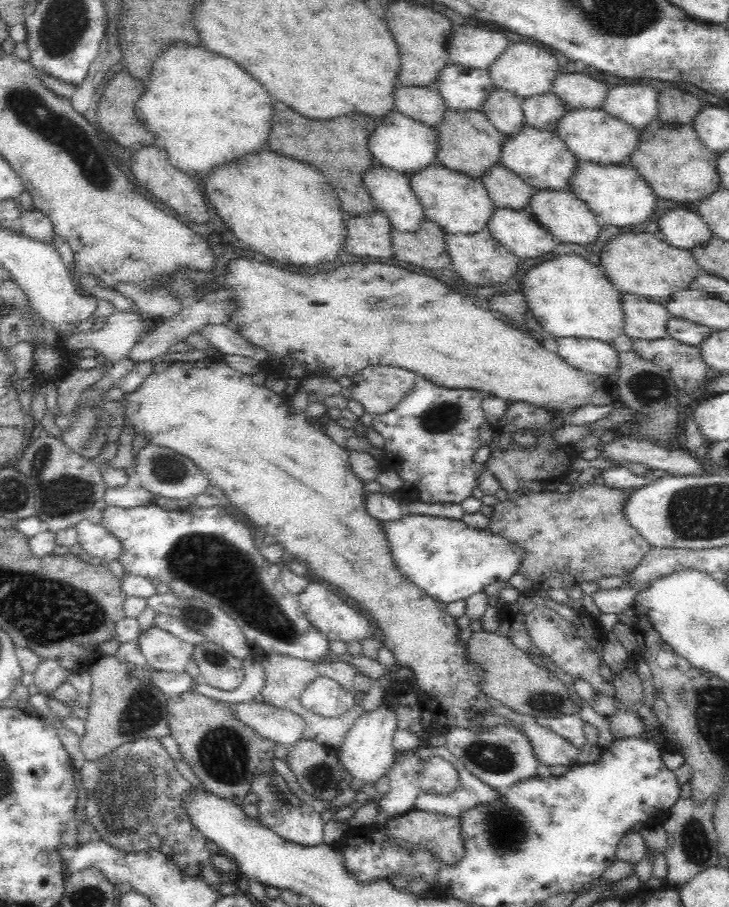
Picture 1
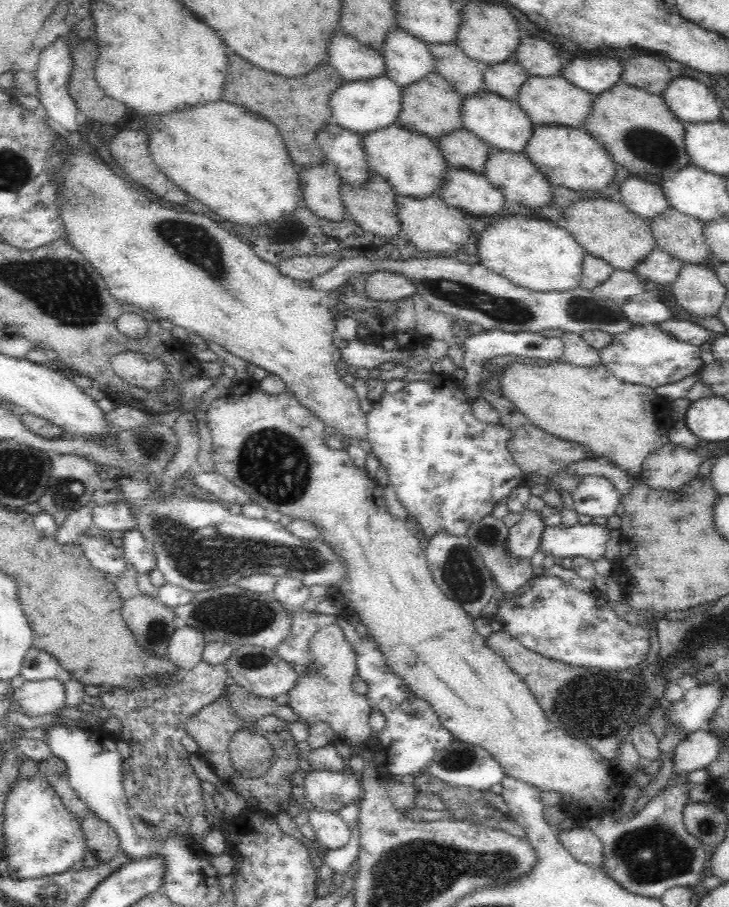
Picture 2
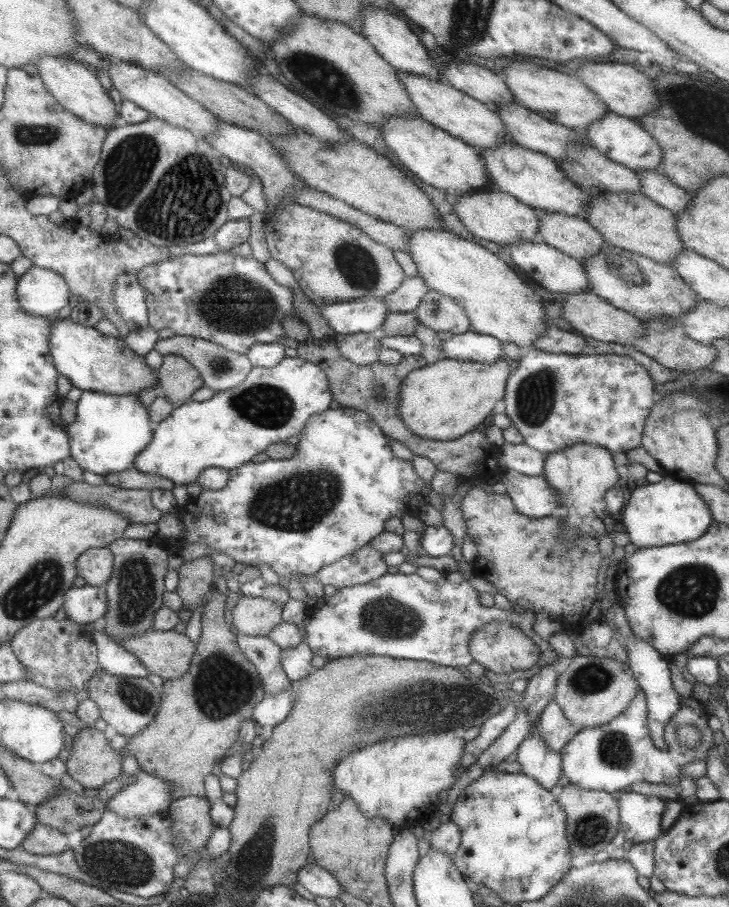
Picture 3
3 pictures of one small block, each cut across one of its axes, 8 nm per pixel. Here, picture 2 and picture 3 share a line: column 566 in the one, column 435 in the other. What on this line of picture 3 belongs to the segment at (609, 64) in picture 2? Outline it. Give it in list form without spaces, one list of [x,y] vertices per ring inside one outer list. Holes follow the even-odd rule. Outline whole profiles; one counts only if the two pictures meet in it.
[[[370,5],[364,6],[363,16],[360,34],[367,39],[367,42],[379,54],[379,57],[384,59],[387,64],[395,68],[397,72],[413,74],[431,80],[440,80],[440,69],[433,64],[427,50],[419,38],[409,29],[405,20],[400,20],[391,15],[387,10],[377,9],[377,7]]]

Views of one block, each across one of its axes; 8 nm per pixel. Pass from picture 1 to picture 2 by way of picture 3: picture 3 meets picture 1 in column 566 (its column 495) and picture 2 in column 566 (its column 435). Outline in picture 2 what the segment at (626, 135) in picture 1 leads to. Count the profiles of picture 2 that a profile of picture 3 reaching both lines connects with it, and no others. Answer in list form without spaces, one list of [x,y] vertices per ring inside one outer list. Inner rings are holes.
[[[562,76],[530,77],[518,92],[517,101],[532,125],[536,126],[567,126],[568,128],[583,128],[593,110],[594,98],[589,92],[572,85]]]

